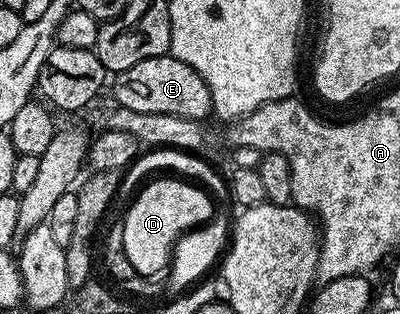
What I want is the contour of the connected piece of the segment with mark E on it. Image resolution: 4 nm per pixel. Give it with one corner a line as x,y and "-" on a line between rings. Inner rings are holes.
173,54
149,57
149,61
133,65
133,69
118,72
114,79
114,102
125,109
133,109
137,113
173,113
173,117
200,121
212,114
209,85
205,85
197,69
189,69
185,61
177,61

